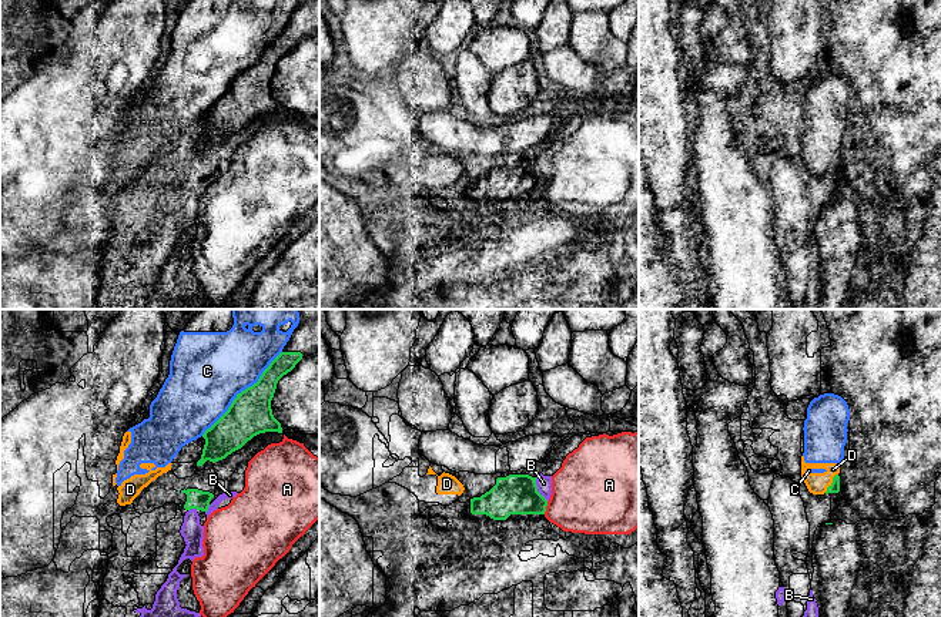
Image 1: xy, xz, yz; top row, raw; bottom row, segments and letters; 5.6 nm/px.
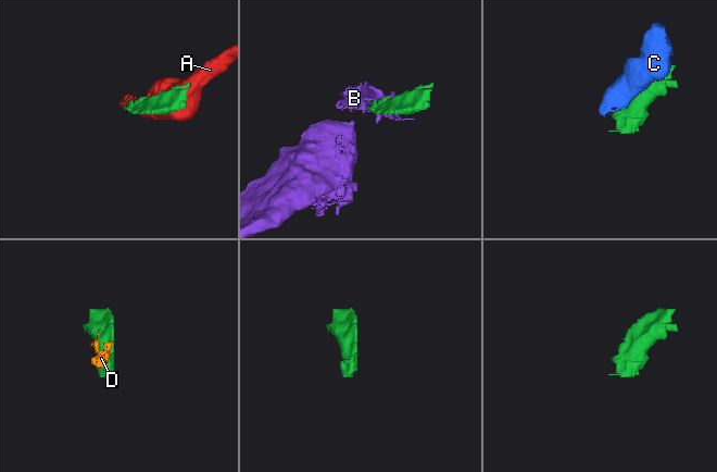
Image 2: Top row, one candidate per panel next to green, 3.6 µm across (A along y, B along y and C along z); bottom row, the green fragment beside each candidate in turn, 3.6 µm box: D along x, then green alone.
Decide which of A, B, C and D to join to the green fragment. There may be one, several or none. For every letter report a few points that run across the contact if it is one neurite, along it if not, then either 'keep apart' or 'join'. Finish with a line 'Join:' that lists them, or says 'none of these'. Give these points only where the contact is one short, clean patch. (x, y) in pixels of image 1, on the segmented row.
A: line xz (548, 502), (543, 513); keep apart
B: line xz (535, 478), (538, 490), (548, 500); keep apart
C: keep apart
D: line yz (837, 473), (824, 492); keep apart
Join: none of these

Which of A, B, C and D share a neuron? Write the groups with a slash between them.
A / B / C D

